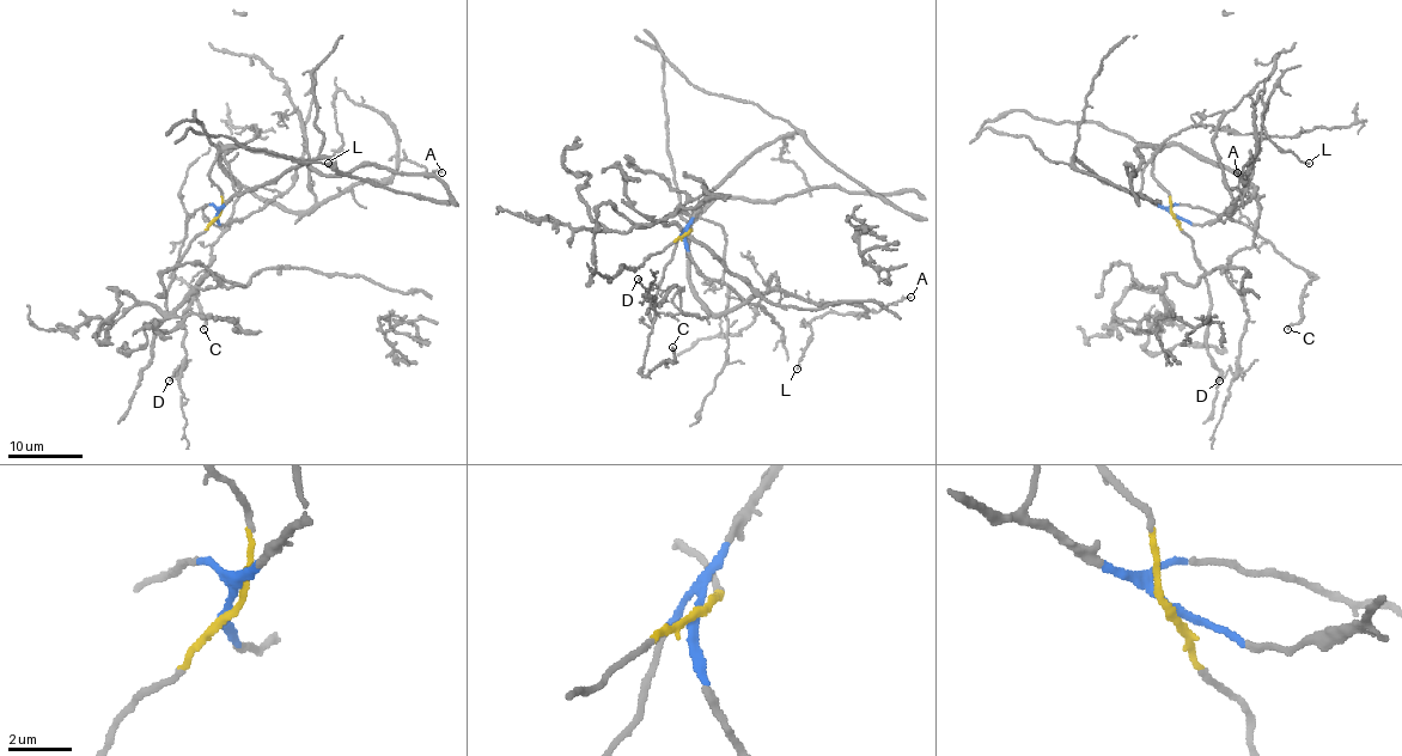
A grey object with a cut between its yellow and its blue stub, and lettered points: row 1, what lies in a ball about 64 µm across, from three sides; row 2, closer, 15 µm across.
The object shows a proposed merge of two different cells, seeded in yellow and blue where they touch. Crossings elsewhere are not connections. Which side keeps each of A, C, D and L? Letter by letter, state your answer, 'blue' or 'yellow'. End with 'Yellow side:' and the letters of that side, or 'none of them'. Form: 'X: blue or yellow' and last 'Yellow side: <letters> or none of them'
A: yellow
C: blue
D: yellow
L: yellow
Yellow side: A, D, L

